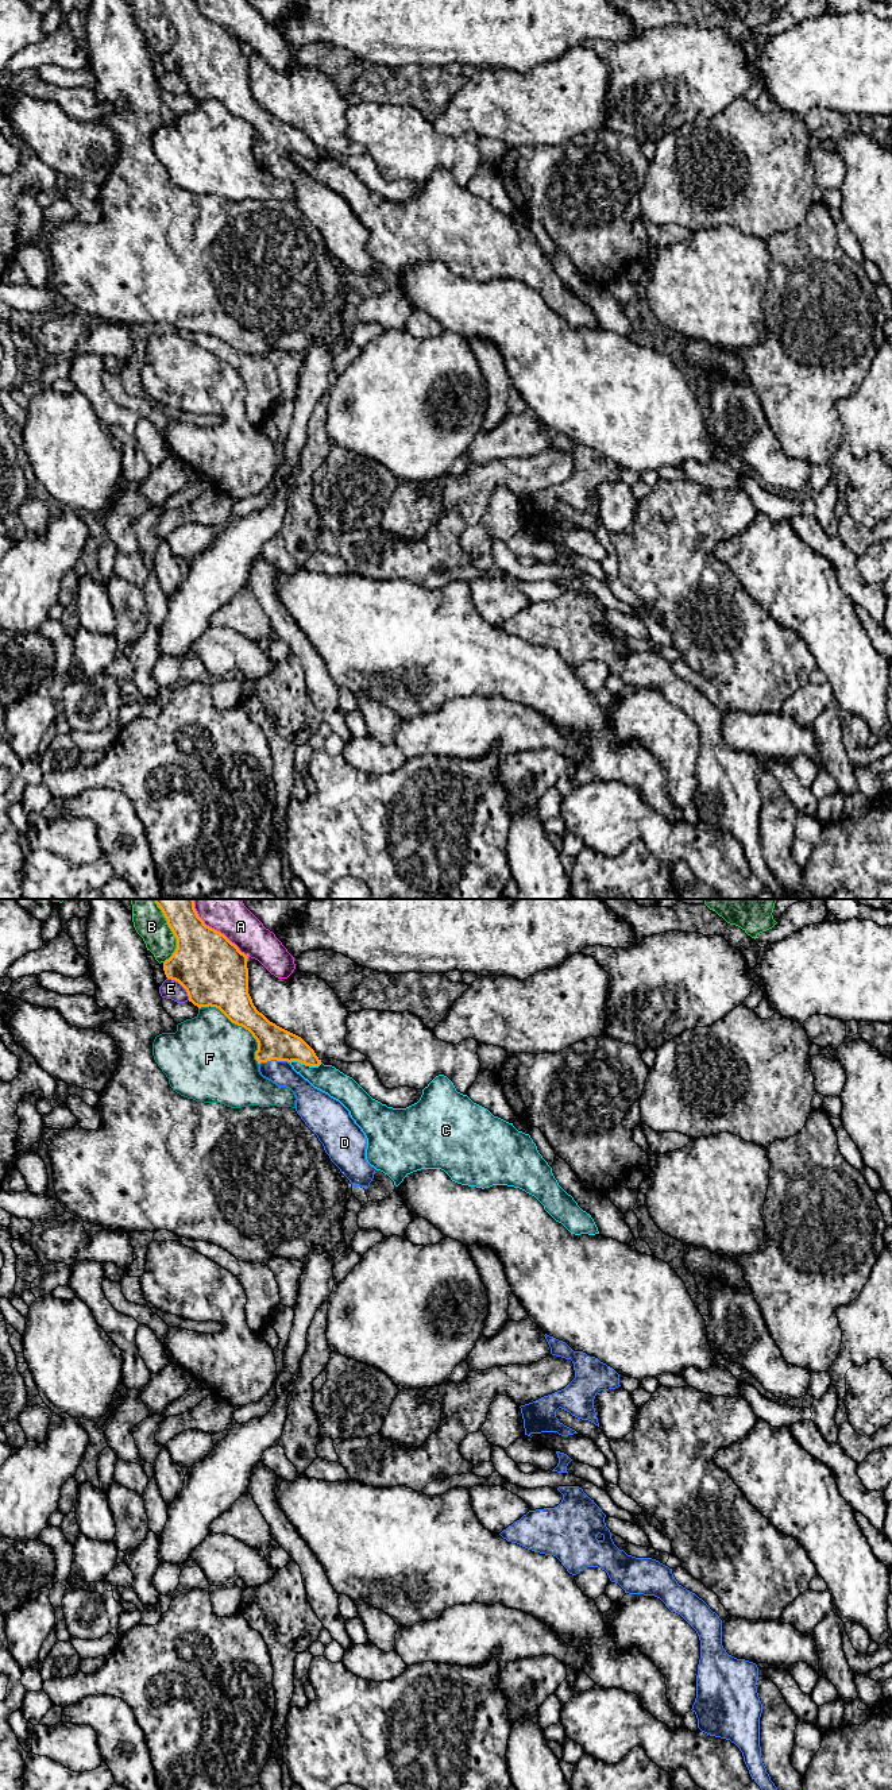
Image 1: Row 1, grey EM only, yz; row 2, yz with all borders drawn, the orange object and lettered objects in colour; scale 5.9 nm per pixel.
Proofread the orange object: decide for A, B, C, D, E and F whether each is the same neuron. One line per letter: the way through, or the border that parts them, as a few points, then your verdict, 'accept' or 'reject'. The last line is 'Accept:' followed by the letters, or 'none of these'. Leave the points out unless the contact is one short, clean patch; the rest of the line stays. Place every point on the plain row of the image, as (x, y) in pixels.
A: reject
B: reject
C: along yz (290, 154), (309, 158), (319, 158), (321, 155) | reject
D: across yz (274, 135), (274, 151), (274, 158), (281, 165) | accept
E: reject
F: reject
Accept: D

